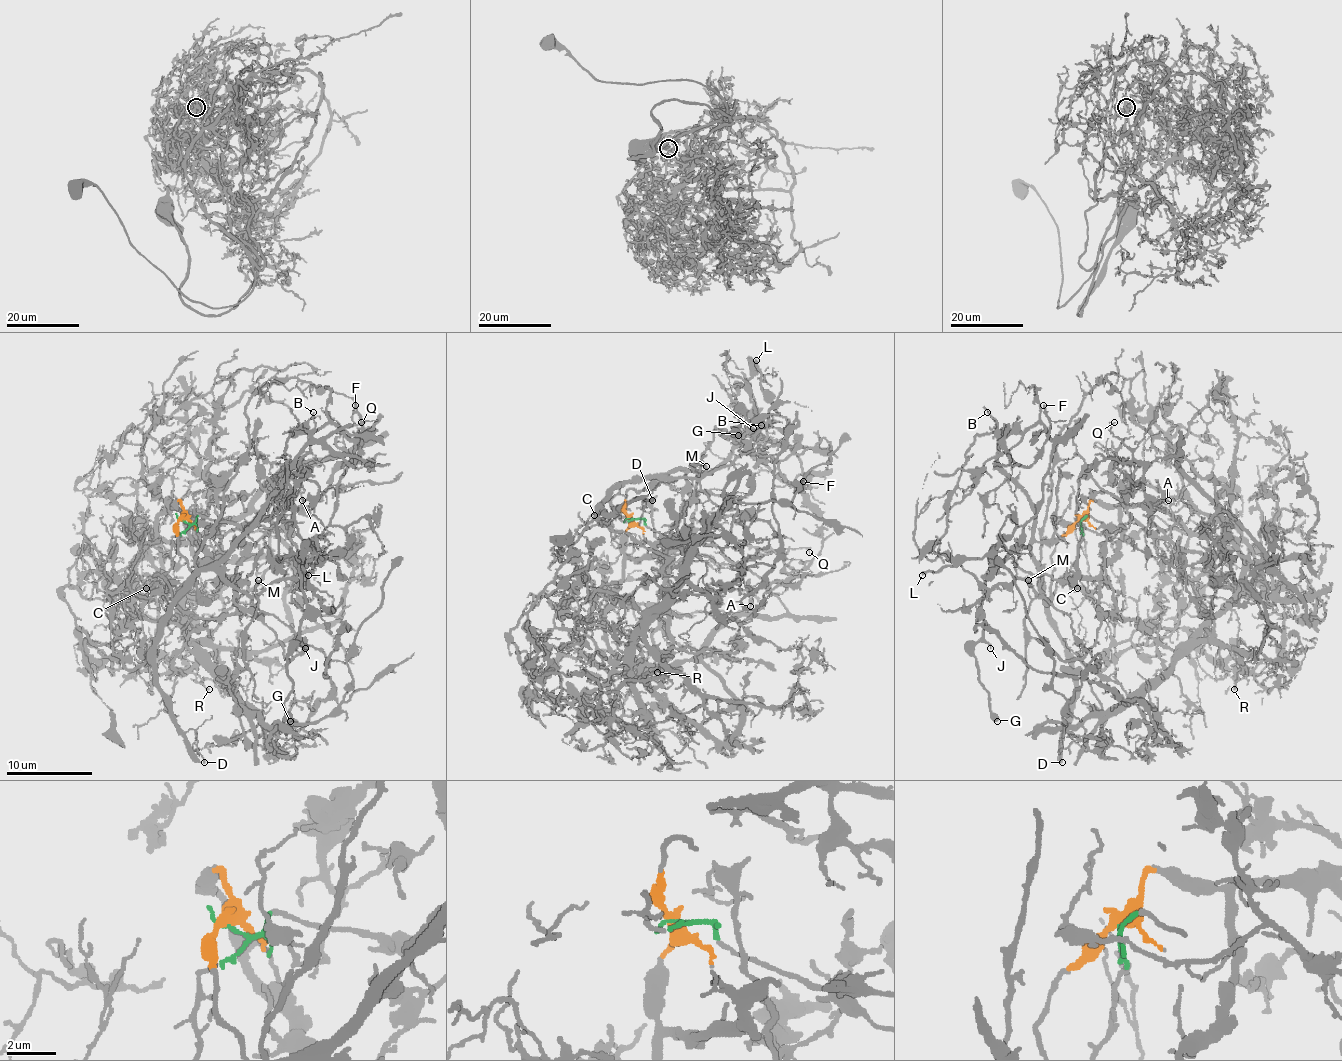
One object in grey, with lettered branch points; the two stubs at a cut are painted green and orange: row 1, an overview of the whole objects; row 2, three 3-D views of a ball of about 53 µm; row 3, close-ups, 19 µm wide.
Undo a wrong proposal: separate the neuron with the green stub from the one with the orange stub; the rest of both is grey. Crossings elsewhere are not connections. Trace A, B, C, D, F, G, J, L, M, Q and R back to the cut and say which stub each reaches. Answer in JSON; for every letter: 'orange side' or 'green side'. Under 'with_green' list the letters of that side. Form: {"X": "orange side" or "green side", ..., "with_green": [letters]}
{"A": "orange side", "B": "green side", "C": "orange side", "D": "green side", "F": "green side", "G": "green side", "J": "green side", "L": "green side", "M": "green side", "Q": "orange side", "R": "orange side", "with_green": ["B", "D", "F", "G", "J", "L", "M"]}

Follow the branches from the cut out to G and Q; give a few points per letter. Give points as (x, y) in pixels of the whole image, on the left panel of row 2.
G: (180, 520), (163, 576), (173, 598), (208, 570), (251, 596), (292, 578), (318, 598), (290, 645), (290, 721)
Q: (180, 518), (178, 501), (156, 531), (204, 561), (230, 531), (307, 509), (349, 459), (336, 438), (362, 423)

